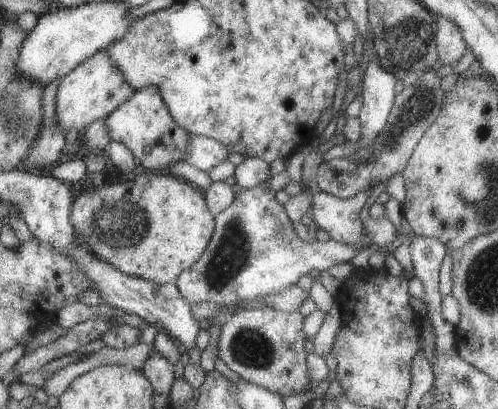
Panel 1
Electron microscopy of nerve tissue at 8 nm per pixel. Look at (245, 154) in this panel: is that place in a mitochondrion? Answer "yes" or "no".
no

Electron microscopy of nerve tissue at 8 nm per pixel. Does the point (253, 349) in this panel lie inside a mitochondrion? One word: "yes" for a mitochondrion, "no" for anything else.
yes

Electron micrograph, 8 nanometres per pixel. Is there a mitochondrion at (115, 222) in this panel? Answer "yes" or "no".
yes

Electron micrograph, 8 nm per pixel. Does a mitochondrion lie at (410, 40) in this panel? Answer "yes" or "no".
yes

